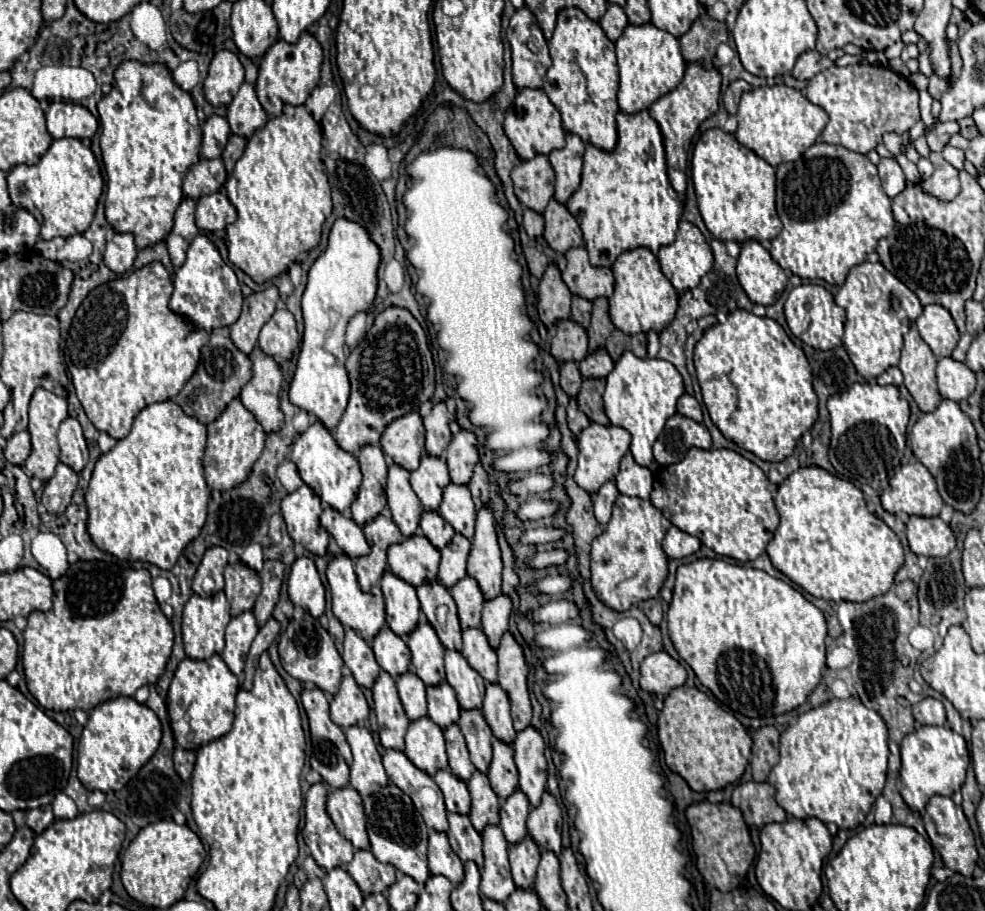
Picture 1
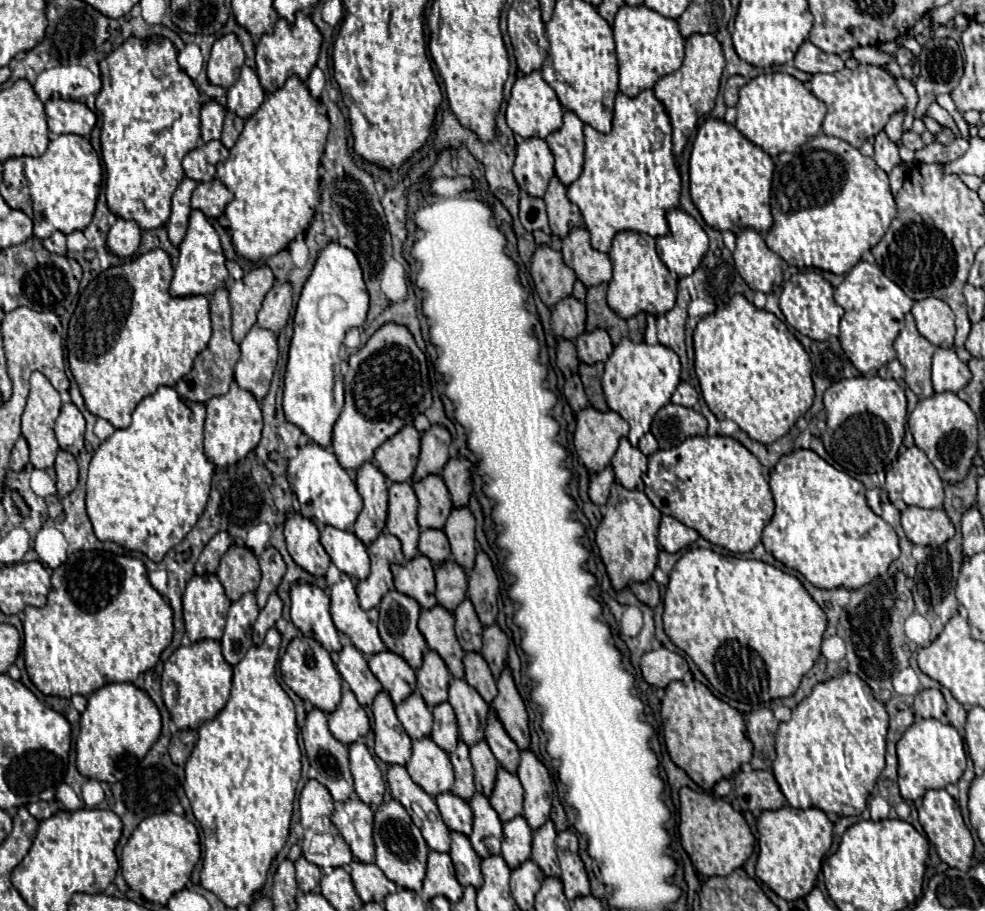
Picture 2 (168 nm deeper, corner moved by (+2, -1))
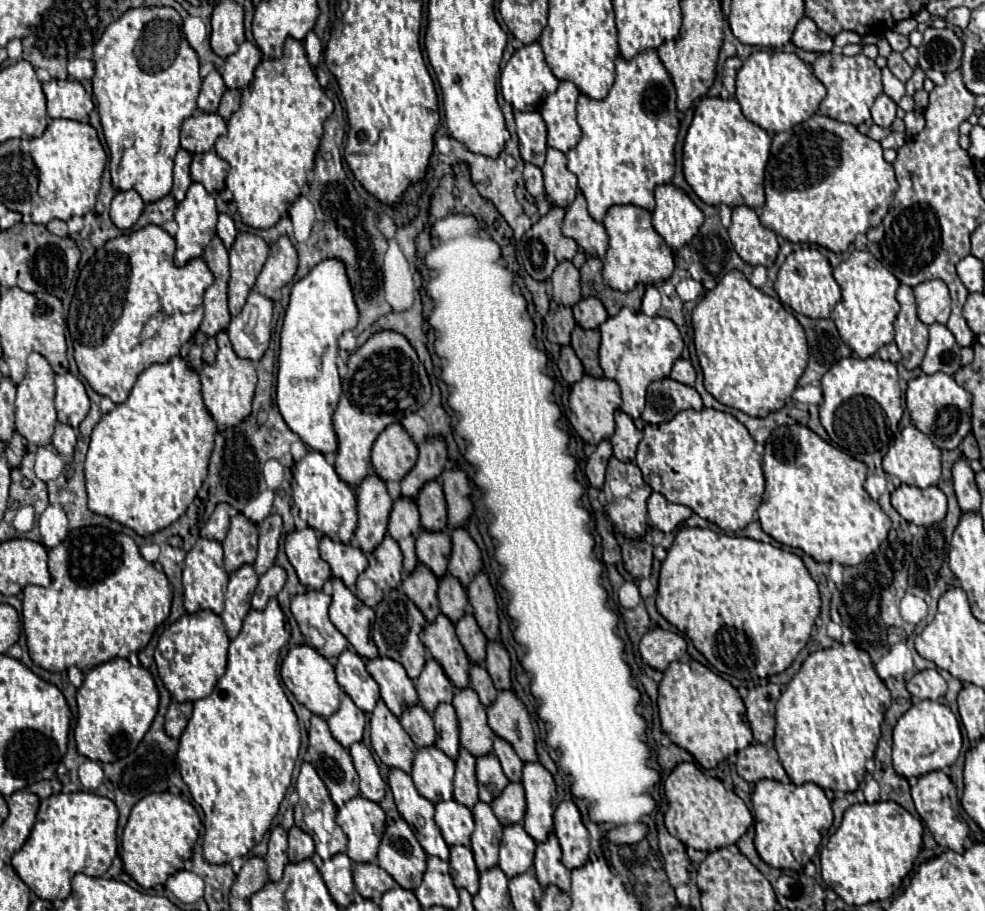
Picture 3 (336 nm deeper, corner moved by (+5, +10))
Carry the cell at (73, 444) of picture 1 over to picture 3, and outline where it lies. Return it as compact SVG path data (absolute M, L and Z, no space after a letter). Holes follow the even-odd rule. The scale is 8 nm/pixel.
M63 374L55 378L55 388L57 388L55 394L57 420L61 424L77 428L89 412L89 398L83 382L71 374Z

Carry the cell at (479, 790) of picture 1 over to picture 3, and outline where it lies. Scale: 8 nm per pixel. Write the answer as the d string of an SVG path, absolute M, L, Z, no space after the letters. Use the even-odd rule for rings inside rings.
M477 802L471 812L475 820L475 830L471 836L471 850L475 856L477 868L483 872L497 864L497 852L499 852L503 826L499 824L491 806L485 802Z

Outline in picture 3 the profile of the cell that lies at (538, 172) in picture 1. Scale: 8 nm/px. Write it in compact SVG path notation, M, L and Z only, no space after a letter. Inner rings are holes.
M517 112L515 114L519 152L527 164L543 166L547 152L547 126L539 112Z

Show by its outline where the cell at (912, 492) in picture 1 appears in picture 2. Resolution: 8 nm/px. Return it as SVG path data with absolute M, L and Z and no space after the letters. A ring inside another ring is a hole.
M908 447L904 453L900 454L893 463L889 471L886 472L885 486L889 500L895 502L902 500L906 505L916 505L924 509L936 509L942 507L944 501L944 487L942 479L938 477L936 467L928 461L926 453L920 451L918 447Z

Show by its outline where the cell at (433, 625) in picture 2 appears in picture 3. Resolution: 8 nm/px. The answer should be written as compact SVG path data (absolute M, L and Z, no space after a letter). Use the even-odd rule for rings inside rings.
M439 614L435 622L429 622L421 632L423 644L429 648L433 658L443 666L445 674L457 688L465 688L469 682L469 658L461 648L453 622Z

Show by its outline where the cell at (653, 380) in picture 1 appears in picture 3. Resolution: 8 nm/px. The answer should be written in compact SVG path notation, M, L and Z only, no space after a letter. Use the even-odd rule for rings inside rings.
M621 308L621 312L613 318L607 318L599 326L601 330L601 348L599 360L605 378L615 380L621 388L623 406L621 410L629 414L633 420L641 418L645 408L645 394L651 382L665 380L673 368L673 364L681 358L683 340L677 326L669 318L649 318L643 312L631 312Z

